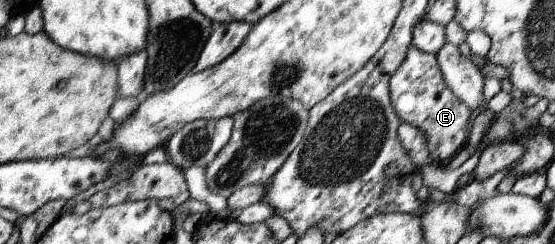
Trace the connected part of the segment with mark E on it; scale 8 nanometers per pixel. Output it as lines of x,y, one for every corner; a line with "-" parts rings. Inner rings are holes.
411,43
404,62
390,78
389,89
391,105
400,122
413,124
424,134
430,158
434,162
441,164
463,148
472,110
448,88
435,54
422,52

